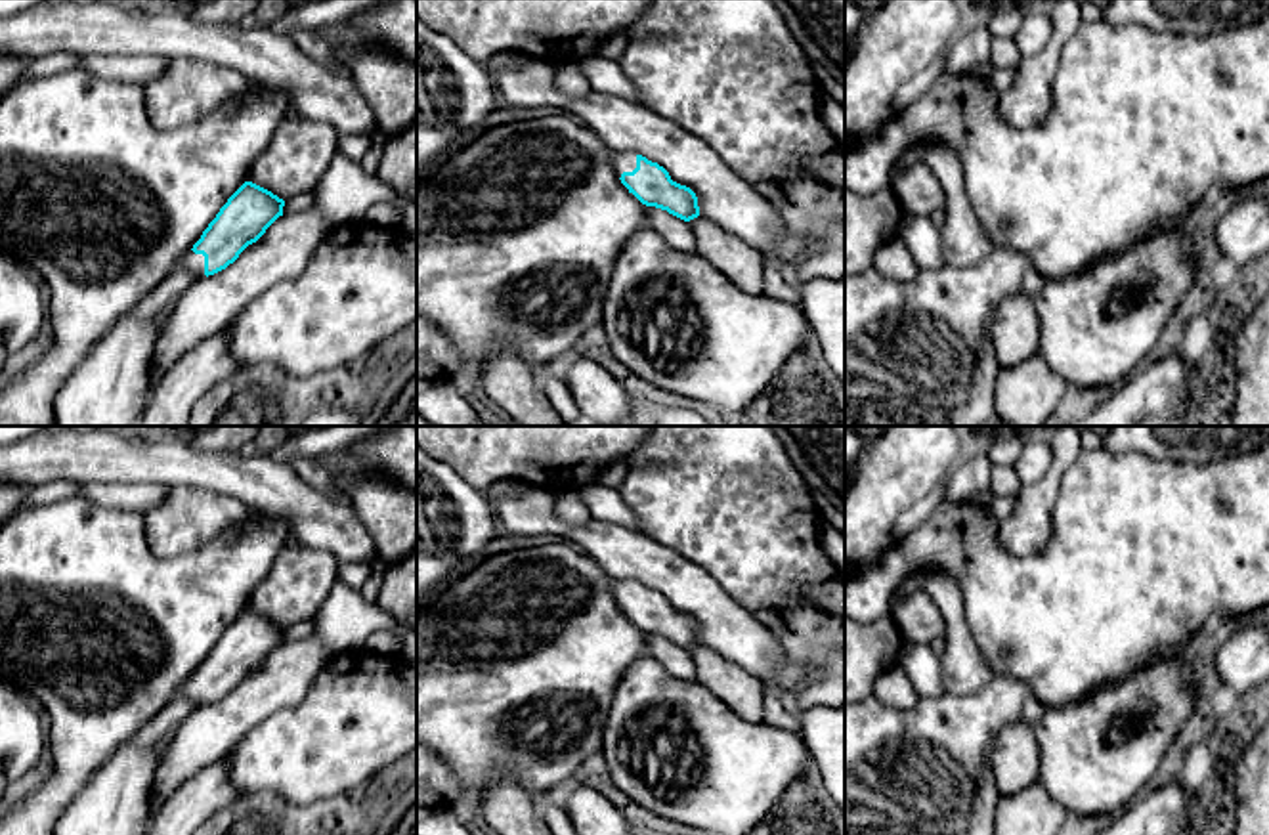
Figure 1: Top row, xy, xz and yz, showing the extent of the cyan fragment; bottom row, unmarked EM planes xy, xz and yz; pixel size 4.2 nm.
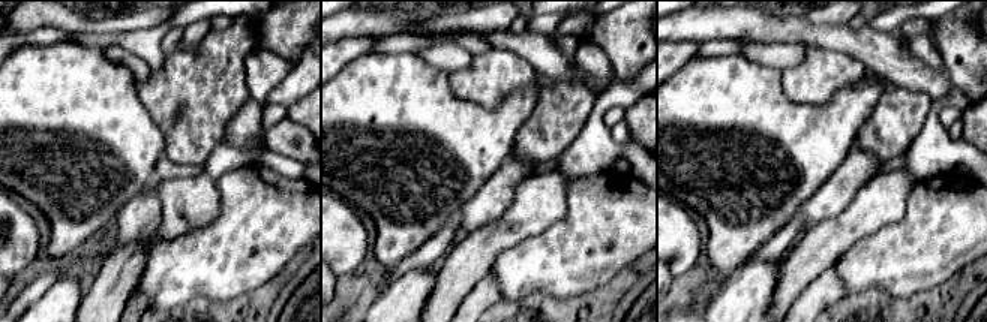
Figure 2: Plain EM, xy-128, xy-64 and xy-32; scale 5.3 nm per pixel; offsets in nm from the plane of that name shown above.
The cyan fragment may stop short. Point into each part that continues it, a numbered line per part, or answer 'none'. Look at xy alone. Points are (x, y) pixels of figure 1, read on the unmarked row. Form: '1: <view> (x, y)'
1: xy (190, 690)

